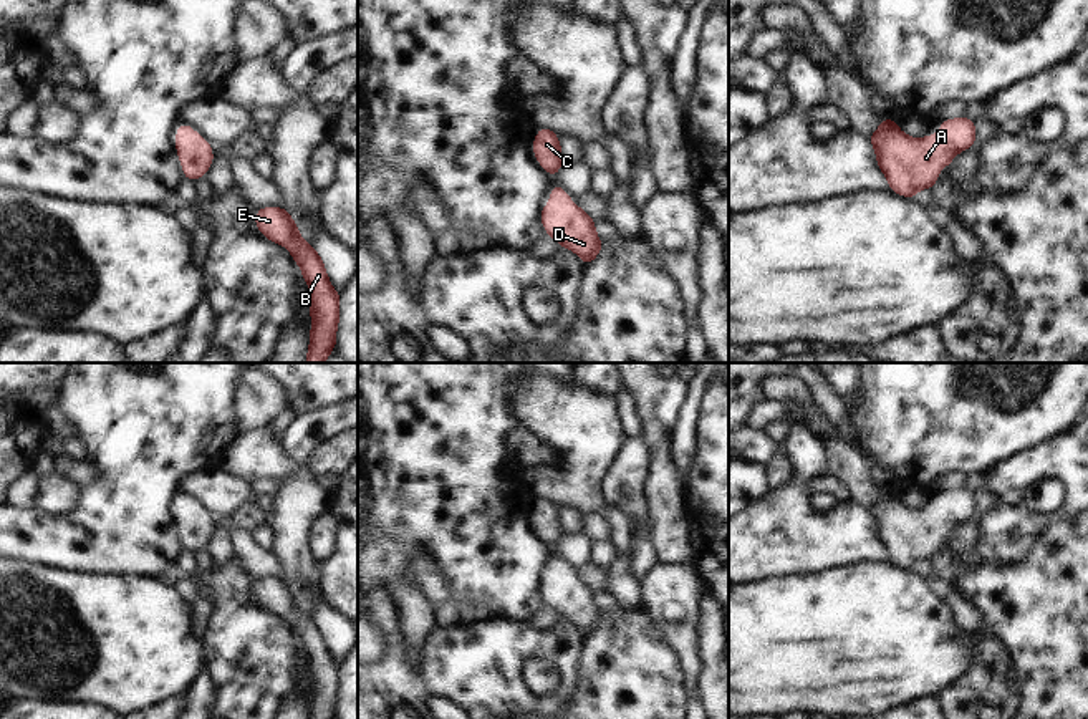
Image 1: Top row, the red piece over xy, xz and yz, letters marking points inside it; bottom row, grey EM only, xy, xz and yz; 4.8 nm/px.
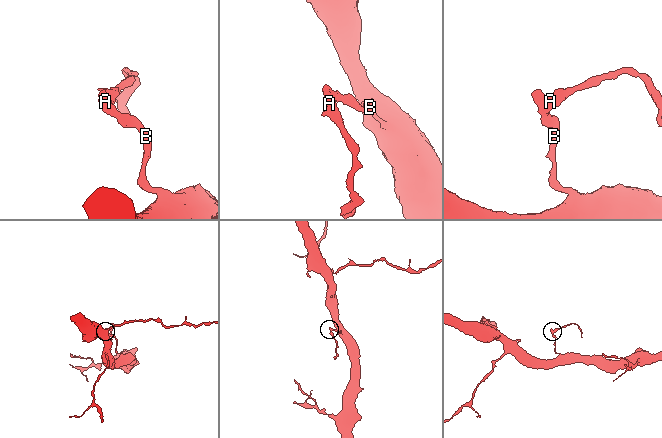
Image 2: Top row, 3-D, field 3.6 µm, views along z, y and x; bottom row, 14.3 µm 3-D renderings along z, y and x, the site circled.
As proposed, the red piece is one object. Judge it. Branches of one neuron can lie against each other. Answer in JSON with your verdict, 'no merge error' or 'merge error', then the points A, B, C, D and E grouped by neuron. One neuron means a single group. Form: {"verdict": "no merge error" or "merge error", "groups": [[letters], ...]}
{"verdict": "no merge error", "groups": [["A", "B", "C", "D", "E"]]}

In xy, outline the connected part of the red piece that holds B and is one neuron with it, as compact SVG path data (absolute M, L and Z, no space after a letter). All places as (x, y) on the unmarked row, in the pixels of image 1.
M262 578L255 593L258 601L283 618L286 618L293 631L301 638L301 644L311 663L311 692L310 719L335 719L336 696L339 692L339 664L330 656L325 636L301 608L288 583L282 578Z

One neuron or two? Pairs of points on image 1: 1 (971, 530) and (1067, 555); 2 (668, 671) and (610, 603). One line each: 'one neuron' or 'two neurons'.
1: two neurons
2: two neurons

